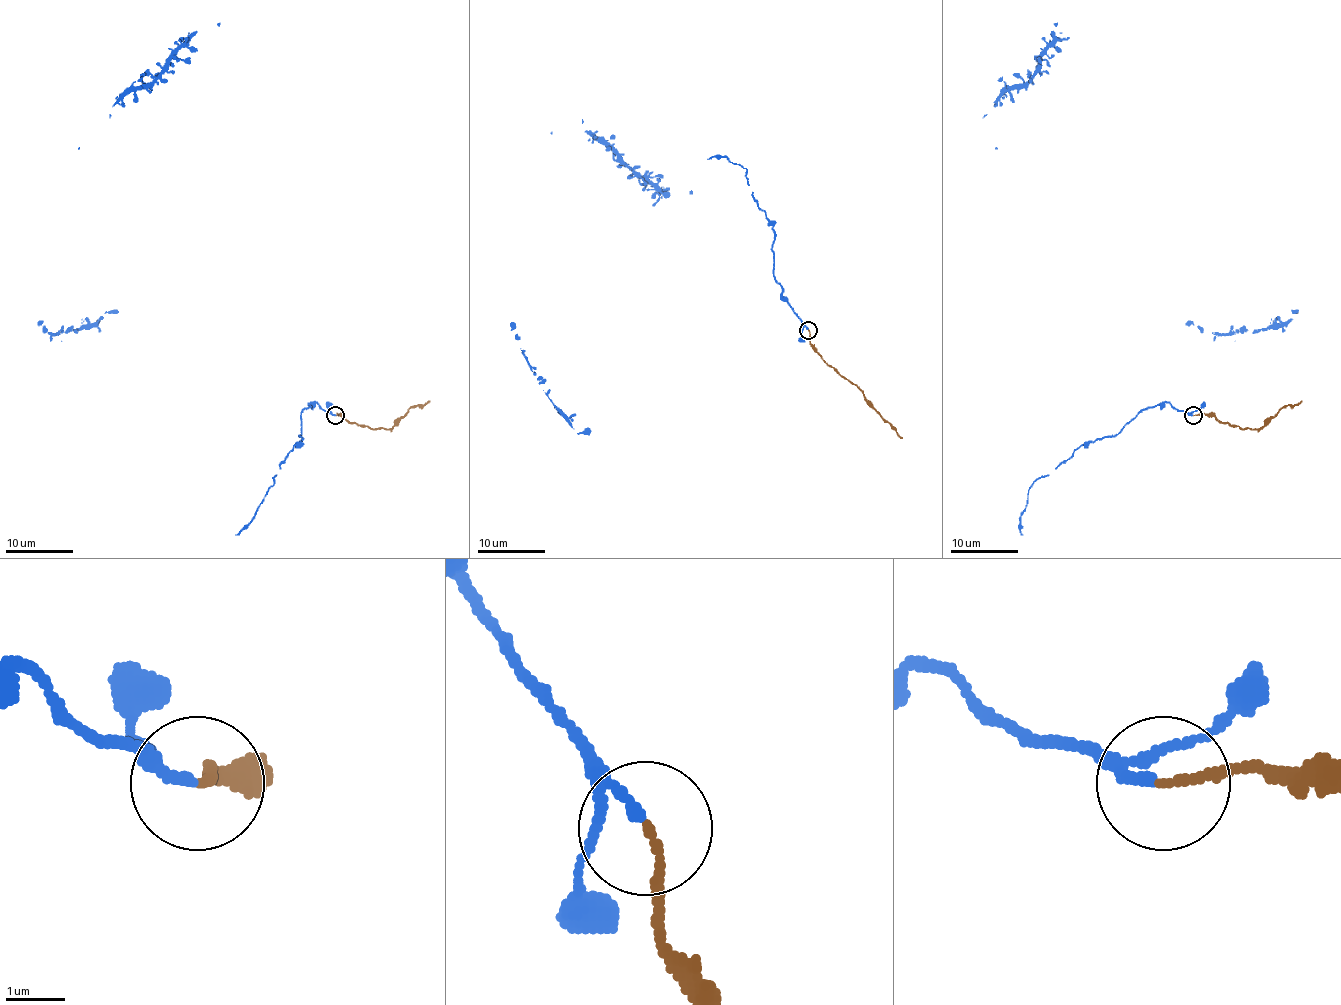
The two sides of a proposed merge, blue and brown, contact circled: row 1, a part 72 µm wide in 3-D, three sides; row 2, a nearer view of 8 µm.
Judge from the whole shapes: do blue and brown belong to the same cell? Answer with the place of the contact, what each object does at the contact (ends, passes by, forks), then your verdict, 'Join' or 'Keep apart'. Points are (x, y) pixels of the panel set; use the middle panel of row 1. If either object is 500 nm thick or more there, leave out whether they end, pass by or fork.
Place: (808, 330). At the ring blue passes by. At the ring brown ends. Join

